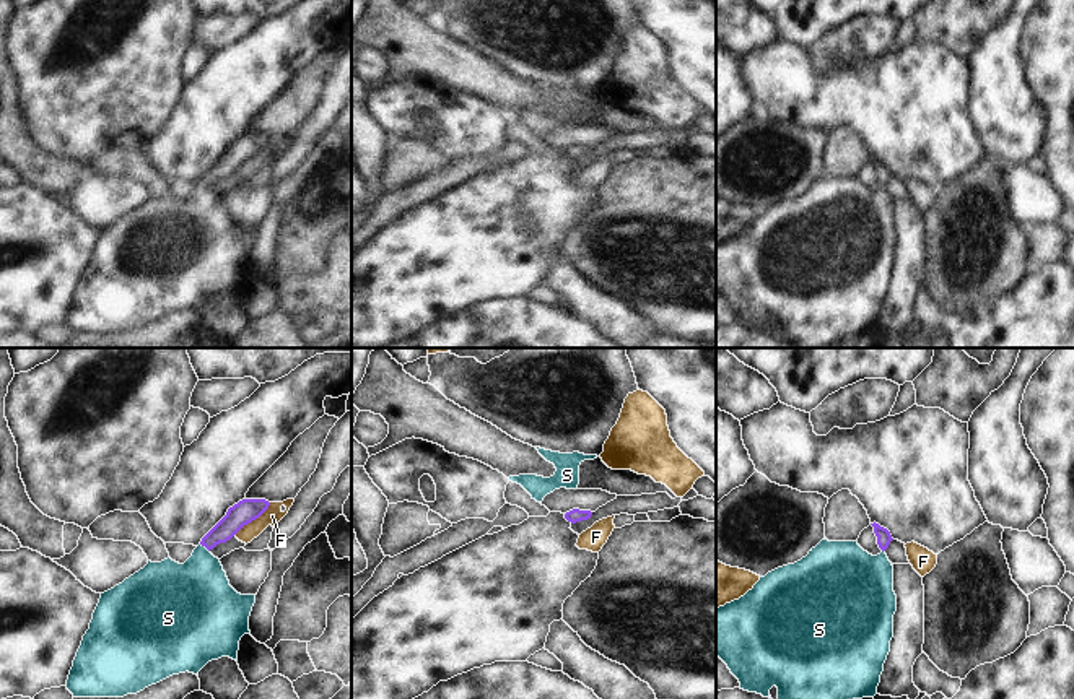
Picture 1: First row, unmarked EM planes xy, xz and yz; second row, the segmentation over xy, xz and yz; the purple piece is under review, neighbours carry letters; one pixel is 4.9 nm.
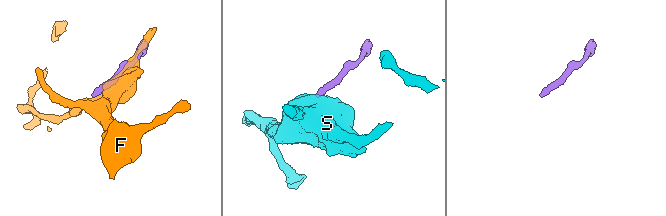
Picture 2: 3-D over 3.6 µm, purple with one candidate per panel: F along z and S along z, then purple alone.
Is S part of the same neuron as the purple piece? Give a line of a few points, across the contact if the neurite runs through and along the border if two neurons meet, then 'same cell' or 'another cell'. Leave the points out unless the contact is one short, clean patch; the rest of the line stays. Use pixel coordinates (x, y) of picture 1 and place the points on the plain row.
line xy (243, 148), (205, 182), (196, 231); same cell

